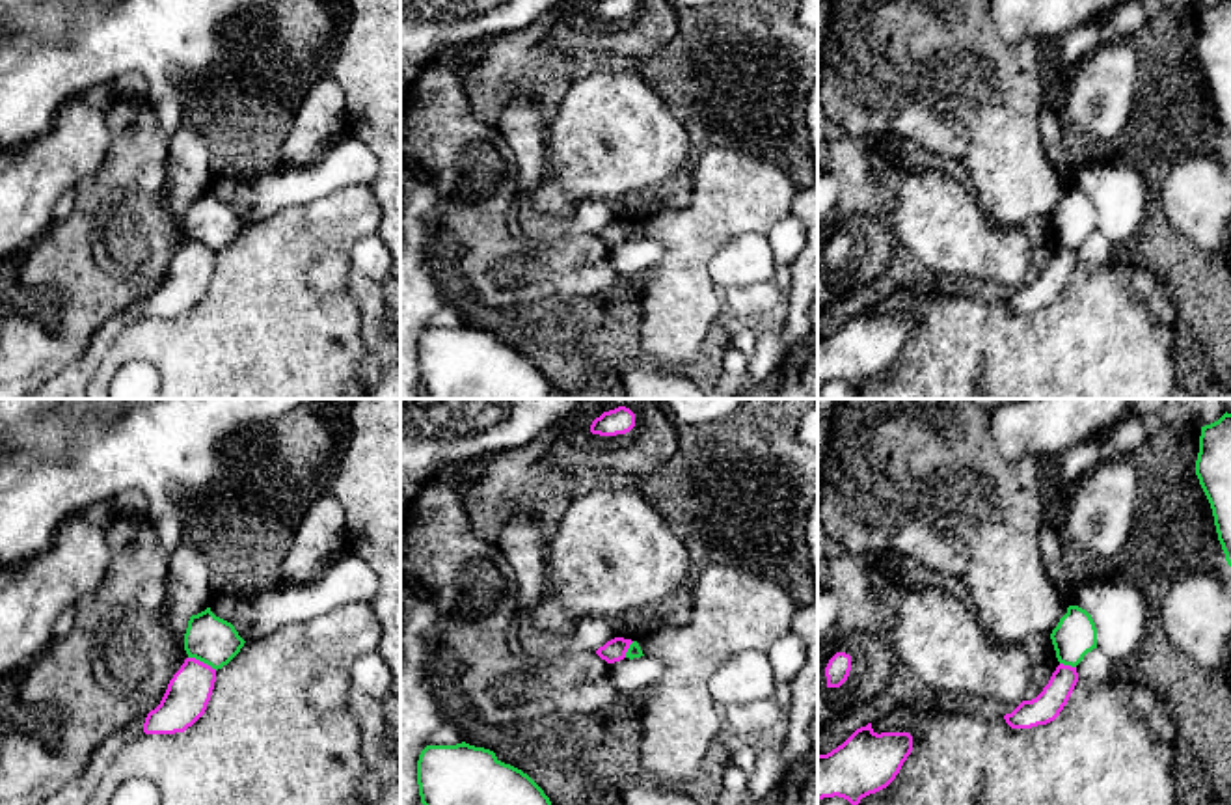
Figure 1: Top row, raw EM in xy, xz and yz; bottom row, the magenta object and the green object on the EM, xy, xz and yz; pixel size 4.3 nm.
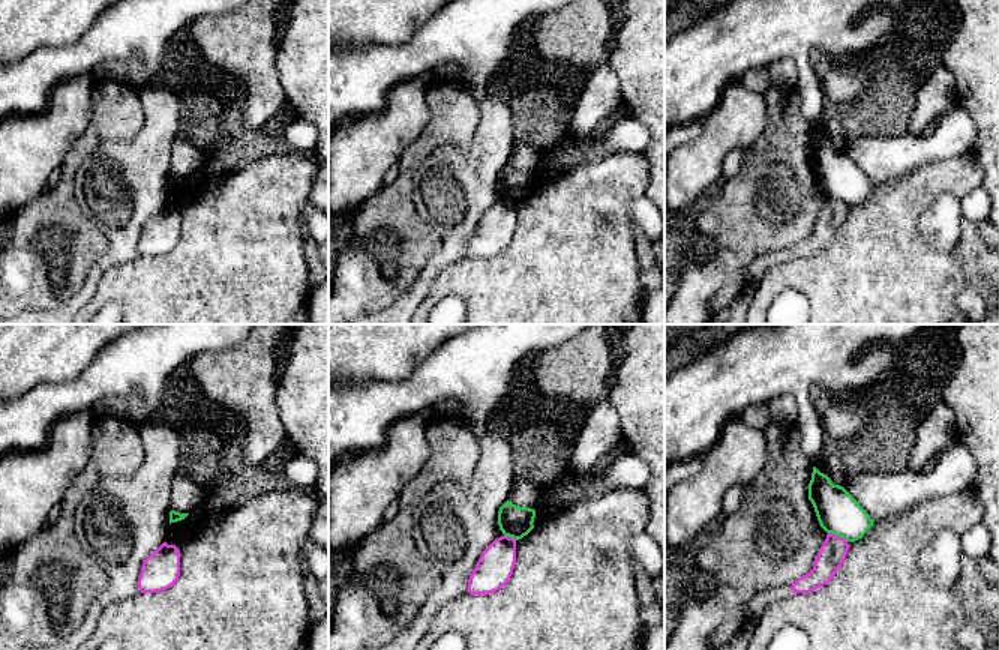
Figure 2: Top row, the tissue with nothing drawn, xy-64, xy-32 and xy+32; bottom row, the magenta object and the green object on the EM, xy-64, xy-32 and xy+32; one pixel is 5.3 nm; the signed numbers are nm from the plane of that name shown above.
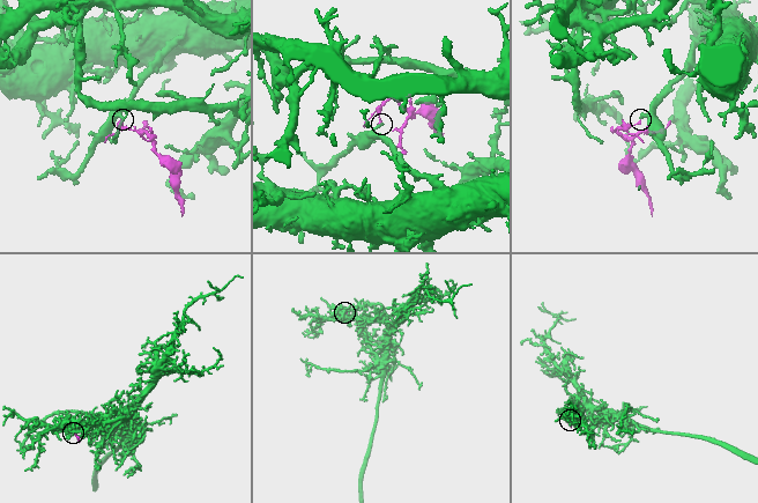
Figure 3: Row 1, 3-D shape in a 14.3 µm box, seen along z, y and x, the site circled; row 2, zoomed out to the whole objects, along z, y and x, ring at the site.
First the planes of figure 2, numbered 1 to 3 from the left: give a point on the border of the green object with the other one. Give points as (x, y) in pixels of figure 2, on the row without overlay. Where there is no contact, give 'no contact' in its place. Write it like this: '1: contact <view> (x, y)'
1: no contact
2: contact xy-32 (510, 201)
3: contact xy+32 (839, 200)

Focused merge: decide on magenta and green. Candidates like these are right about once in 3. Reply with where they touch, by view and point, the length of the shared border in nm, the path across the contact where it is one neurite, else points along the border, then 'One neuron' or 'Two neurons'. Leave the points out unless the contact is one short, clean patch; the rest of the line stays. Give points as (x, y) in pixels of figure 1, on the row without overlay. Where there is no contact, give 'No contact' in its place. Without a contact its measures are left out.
Touches magenta at xy (202, 245). Shared border 140 nm. Boundary: xy (189, 239), (216, 252). Two neurons

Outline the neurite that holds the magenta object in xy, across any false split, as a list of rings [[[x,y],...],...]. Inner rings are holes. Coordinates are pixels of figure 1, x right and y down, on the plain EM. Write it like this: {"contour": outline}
{"contour": [[[186,240],[169,263],[160,287],[147,296],[143,315],[184,315],[205,296],[214,265],[216,252],[196,240]]]}

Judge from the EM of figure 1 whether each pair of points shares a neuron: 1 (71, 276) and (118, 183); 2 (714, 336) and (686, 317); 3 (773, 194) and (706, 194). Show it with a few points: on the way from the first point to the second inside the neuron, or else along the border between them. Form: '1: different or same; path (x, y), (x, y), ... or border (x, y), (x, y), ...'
1: same; path (71, 252), (71, 237), (82, 213), (94, 202)
2: different; border (710, 328), (697, 354), (680, 368)
3: same; path (757, 194), (723, 194)

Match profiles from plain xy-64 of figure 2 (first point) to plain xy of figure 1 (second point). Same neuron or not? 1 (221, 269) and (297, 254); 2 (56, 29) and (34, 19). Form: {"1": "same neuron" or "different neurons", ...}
{"1": "same neuron", "2": "same neuron"}

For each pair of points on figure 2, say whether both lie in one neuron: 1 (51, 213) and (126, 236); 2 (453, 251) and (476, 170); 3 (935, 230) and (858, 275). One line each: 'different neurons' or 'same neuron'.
1: different neurons
2: same neuron
3: different neurons

